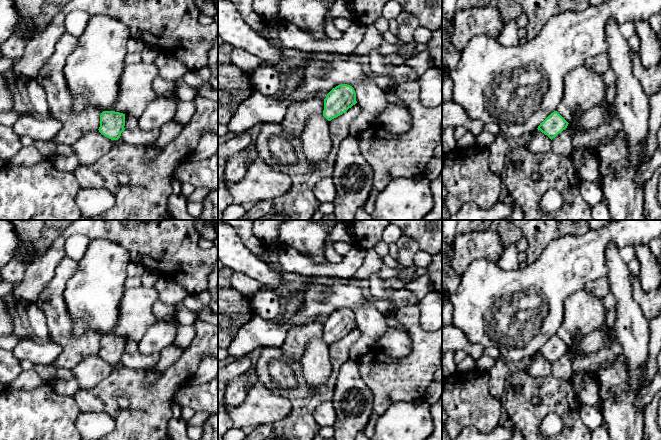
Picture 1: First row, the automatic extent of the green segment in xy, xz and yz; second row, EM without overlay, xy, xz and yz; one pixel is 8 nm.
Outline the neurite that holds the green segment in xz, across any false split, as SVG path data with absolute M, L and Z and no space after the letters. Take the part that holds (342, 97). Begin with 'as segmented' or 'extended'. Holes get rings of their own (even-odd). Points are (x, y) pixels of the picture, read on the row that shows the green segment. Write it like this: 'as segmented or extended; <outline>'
as segmented; M341 84L333 88L324 99L323 116L331 121L342 115L357 103L356 93L352 86Z

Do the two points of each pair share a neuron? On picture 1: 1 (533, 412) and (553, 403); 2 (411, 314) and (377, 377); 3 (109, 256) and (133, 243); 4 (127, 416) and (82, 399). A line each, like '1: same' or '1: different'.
1: same
2: same
3: different
4: same

